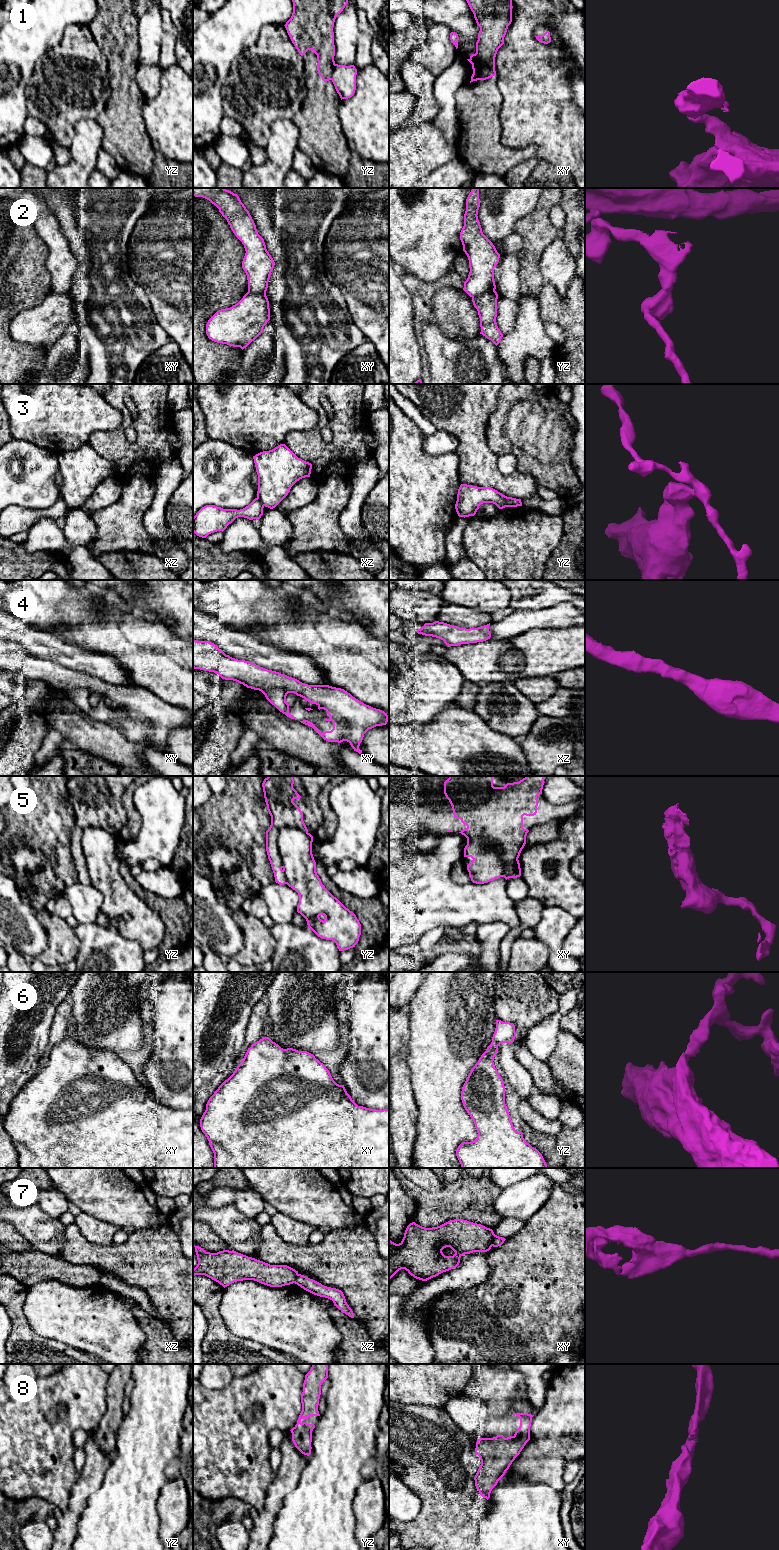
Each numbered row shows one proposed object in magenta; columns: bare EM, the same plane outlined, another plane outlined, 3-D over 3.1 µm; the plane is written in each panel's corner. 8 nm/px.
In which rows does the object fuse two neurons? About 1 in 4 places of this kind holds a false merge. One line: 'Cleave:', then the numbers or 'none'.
Cleave: 1, 2, 3, 5, 7

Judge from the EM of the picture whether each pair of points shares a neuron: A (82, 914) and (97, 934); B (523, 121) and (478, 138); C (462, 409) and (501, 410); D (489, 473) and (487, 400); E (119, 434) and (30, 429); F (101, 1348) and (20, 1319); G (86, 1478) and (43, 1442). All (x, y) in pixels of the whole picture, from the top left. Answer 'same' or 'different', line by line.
A: different
B: different
C: different
D: same
E: different
F: different
G: different

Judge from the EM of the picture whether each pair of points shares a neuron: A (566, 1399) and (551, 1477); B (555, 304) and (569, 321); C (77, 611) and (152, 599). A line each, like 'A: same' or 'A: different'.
A: same
B: same
C: different

